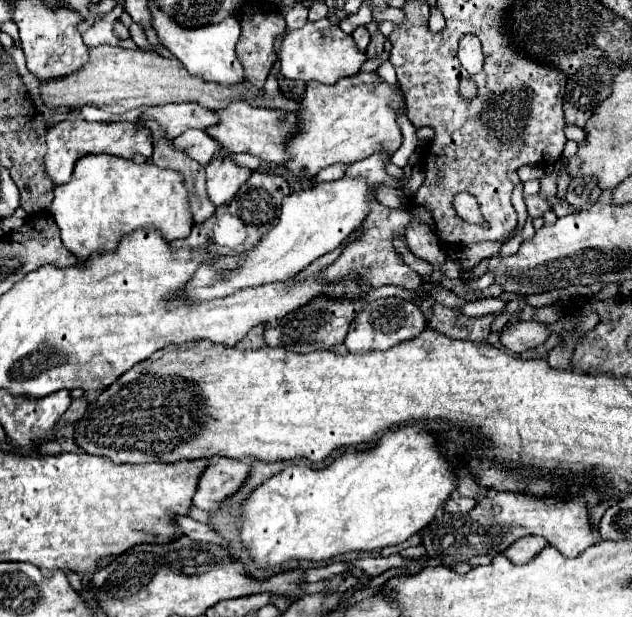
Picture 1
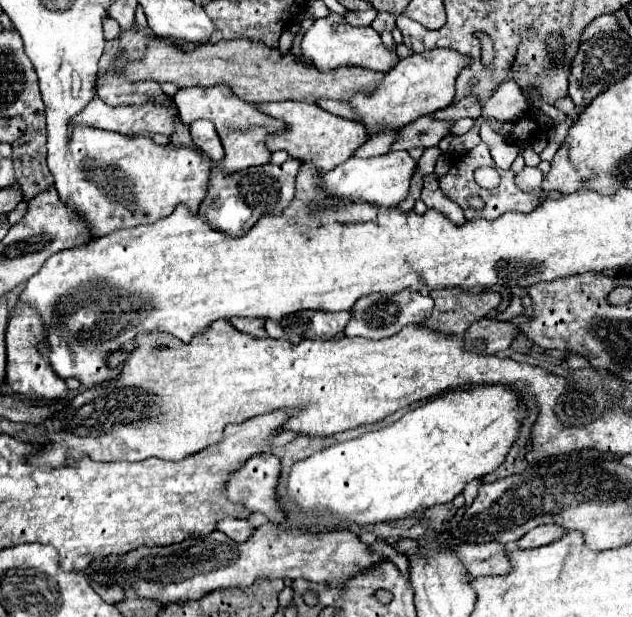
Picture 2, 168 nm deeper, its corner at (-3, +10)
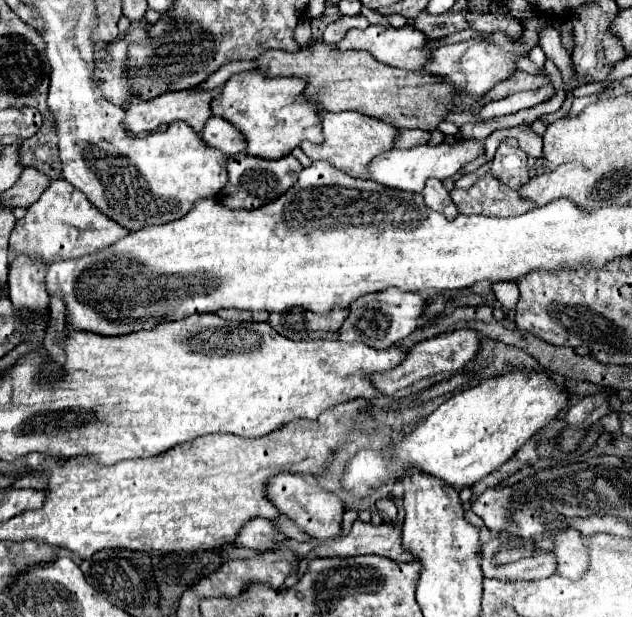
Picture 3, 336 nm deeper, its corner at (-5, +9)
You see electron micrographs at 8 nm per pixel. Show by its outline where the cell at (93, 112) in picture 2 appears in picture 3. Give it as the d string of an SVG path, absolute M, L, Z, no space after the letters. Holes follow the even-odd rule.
M181 90L181 92L167 92L167 94L161 94L161 96L155 96L151 100L139 100L131 106L125 108L125 120L123 120L123 128L125 130L131 130L135 134L143 132L143 130L157 130L159 126L169 126L173 122L185 122L189 124L195 132L201 132L203 126L205 126L205 120L211 114L211 98L217 94L217 90L213 92L191 92L191 90Z

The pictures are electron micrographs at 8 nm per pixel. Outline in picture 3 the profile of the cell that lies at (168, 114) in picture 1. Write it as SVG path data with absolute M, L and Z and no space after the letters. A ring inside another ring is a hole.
M255 72L233 74L227 84L221 88L219 96L213 98L211 110L215 116L221 116L233 124L245 138L245 150L251 156L277 160L287 156L303 140L319 142L319 108L301 100L305 82L299 78L265 78Z

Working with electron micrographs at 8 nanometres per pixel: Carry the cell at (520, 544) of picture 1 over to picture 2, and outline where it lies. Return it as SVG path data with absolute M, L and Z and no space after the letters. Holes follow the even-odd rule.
M539 525L535 529L531 529L529 533L525 533L519 541L517 541L517 547L519 549L535 549L535 547L541 547L541 545L549 545L553 541L557 541L557 537L565 535L567 531L561 529L559 525Z

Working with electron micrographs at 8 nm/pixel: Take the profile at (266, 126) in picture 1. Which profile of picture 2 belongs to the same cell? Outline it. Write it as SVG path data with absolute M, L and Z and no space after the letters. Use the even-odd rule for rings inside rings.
M285 101L285 103L261 103L257 105L261 111L269 113L275 119L281 119L287 129L285 133L277 133L269 137L267 147L271 151L287 151L291 157L301 159L301 161L311 161L315 167L325 173L335 169L335 165L345 163L347 159L353 157L353 153L369 141L369 133L365 133L365 125L357 125L357 121L349 121L343 117L337 117L319 105L311 103L295 103L295 101Z

